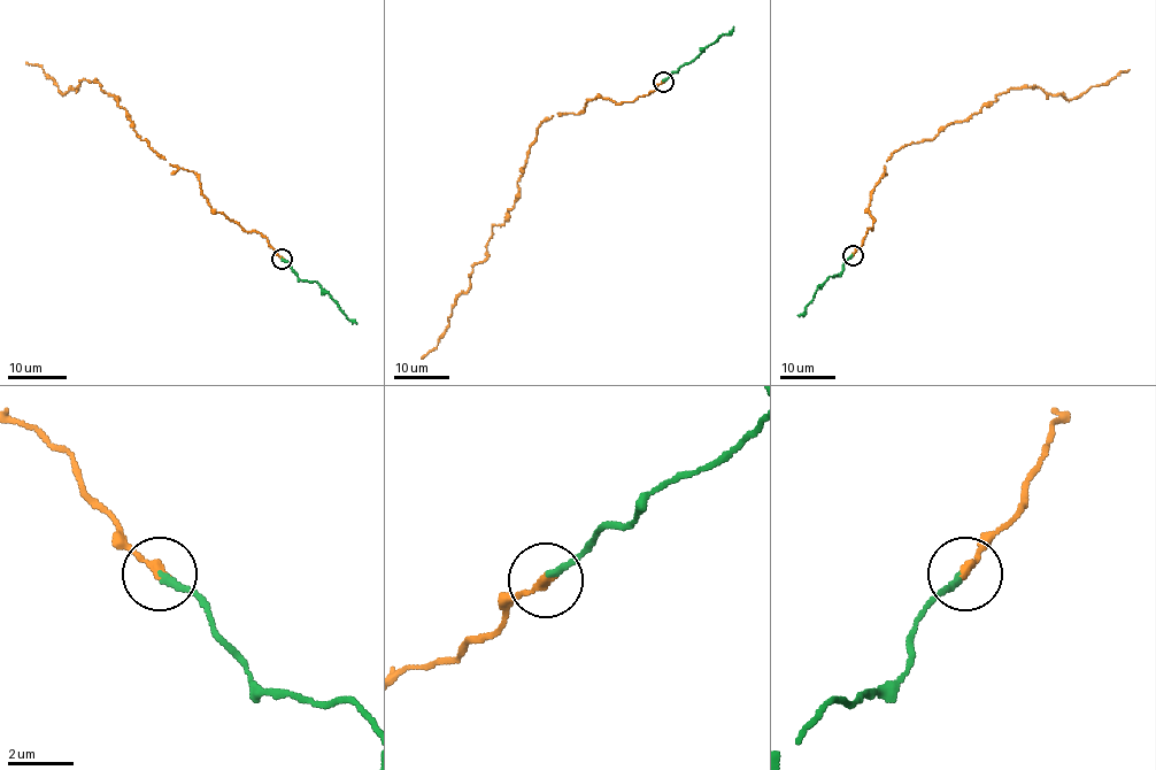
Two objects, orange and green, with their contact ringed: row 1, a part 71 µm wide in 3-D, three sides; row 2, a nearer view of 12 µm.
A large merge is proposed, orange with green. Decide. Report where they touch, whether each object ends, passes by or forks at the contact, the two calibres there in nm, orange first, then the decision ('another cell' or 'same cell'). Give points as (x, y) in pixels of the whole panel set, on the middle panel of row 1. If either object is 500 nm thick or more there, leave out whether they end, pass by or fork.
(663, 82) | orange ends | green ends | 280/200 nm | same cell

